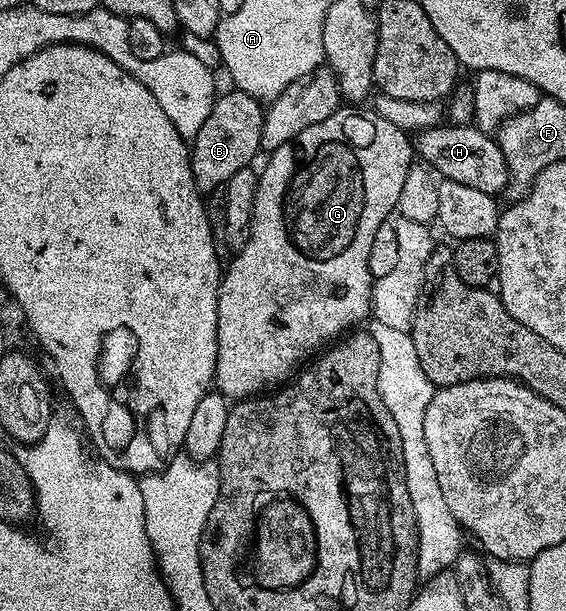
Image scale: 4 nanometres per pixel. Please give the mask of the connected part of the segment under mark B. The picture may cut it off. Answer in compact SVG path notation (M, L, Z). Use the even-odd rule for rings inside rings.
M229 89L224 95L219 94L215 98L213 108L209 111L208 120L204 121L201 126L200 133L192 141L191 163L193 165L193 177L197 183L197 187L204 193L210 190L225 186L240 169L249 166L254 160L253 157L259 154L263 133L263 117L265 110L261 100L255 98L254 95L248 94L246 91L237 89Z

